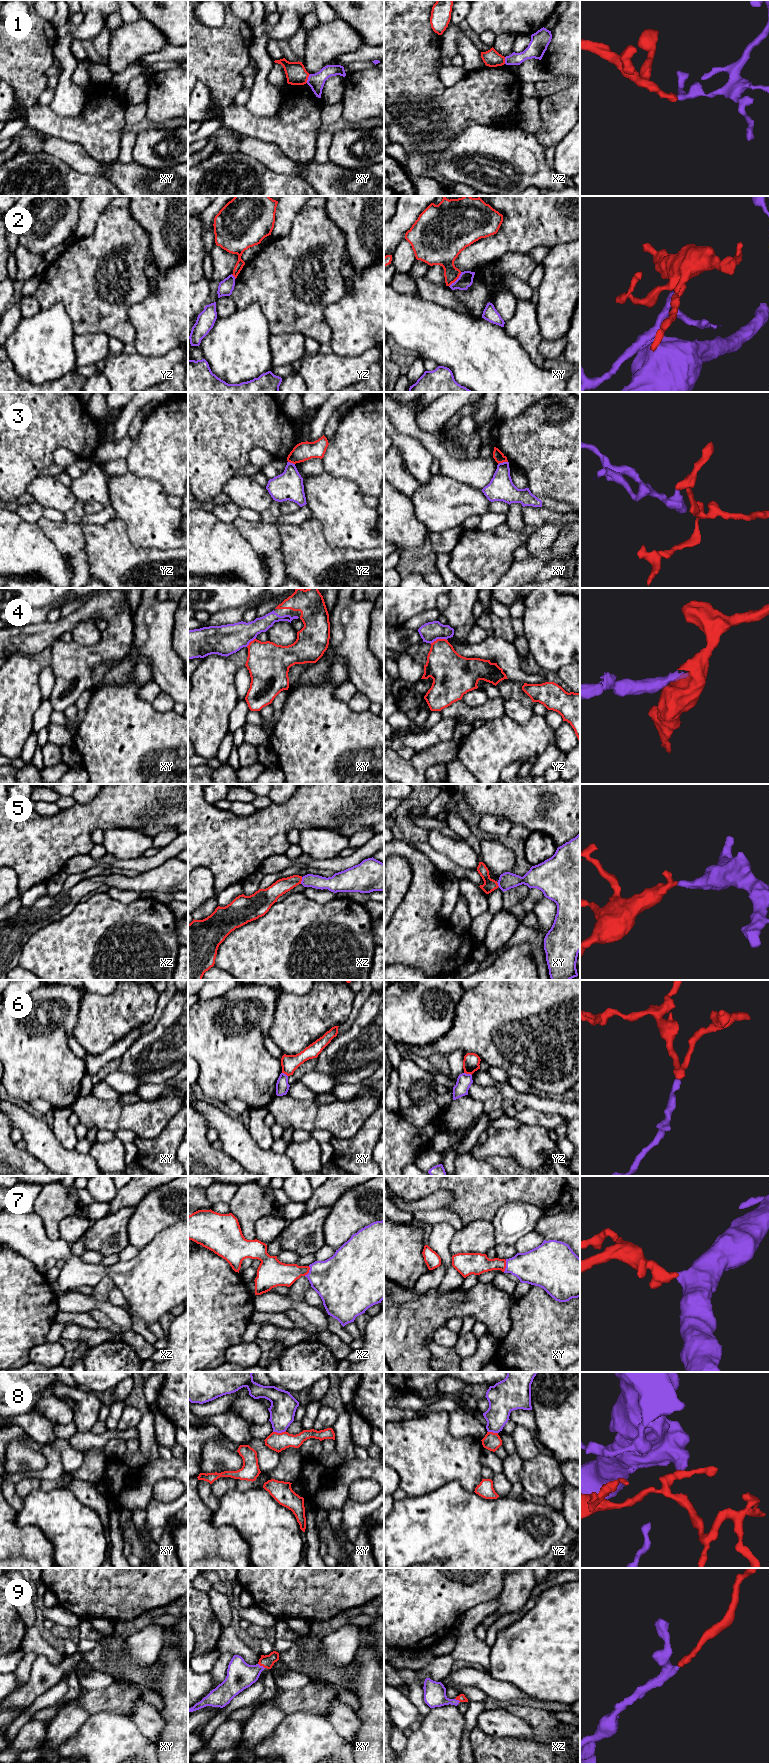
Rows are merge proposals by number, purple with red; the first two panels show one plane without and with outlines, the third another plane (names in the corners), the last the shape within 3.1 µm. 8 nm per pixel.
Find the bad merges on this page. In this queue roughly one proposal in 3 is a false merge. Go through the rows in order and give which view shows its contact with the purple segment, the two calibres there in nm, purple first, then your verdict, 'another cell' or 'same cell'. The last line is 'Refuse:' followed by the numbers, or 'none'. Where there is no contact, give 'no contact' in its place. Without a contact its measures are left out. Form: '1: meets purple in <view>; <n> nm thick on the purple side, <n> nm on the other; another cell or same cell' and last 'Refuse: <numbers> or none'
1: meets purple in xy; 130 nm thick on the purple side, 170 nm on the other; another cell
2: meets purple in xy; 120 nm thick on the purple side, 220 nm on the other; another cell
3: meets purple in xy; 200 nm thick on the purple side, 90 nm on the other; another cell
4: meets purple in yz; 160 nm thick on the purple side, 300 nm on the other; same cell
5: meets purple in xz; 120 nm thick on the purple side, 120 nm on the other; same cell
6: meets purple in yz; 120 nm thick on the purple side, 130 nm on the other; another cell
7: meets purple in xy; 300 nm thick on the purple side, 180 nm on the other; same cell
8: meets purple in xy; 200 nm thick on the purple side, 140 nm on the other; another cell
9: meets purple in xy; 220 nm thick on the purple side, 110 nm on the other; same cell
Refuse: 1, 2, 3, 6, 8

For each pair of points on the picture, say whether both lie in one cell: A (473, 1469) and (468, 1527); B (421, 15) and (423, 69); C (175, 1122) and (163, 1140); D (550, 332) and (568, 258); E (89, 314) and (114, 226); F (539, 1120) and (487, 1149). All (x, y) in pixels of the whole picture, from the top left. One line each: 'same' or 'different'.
A: different
B: same
C: same
D: same
E: same
F: different

